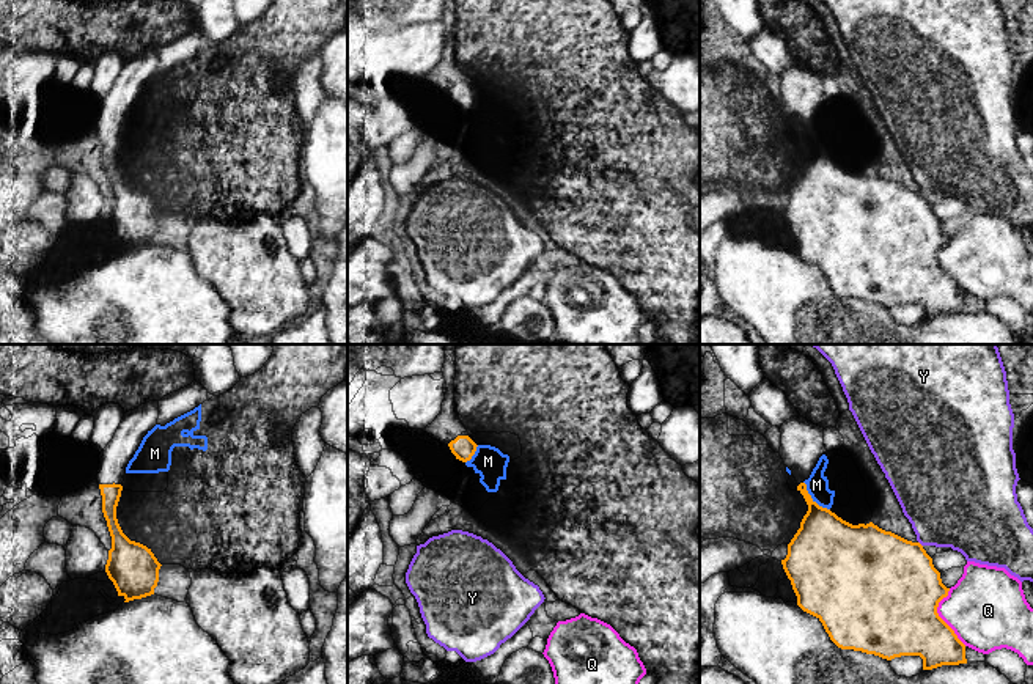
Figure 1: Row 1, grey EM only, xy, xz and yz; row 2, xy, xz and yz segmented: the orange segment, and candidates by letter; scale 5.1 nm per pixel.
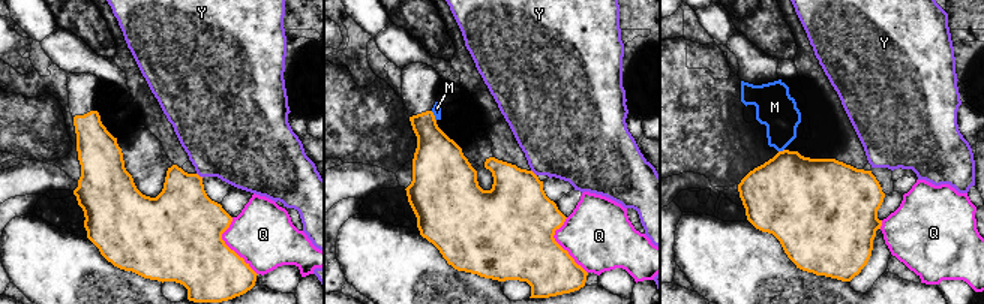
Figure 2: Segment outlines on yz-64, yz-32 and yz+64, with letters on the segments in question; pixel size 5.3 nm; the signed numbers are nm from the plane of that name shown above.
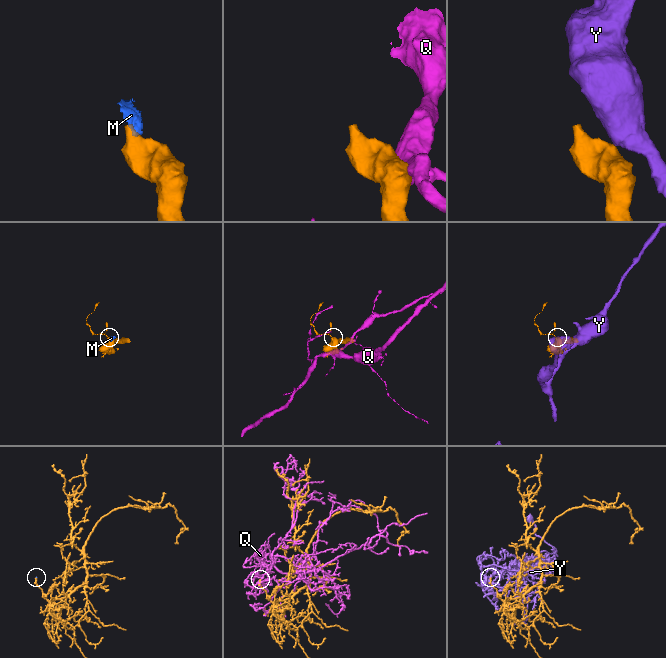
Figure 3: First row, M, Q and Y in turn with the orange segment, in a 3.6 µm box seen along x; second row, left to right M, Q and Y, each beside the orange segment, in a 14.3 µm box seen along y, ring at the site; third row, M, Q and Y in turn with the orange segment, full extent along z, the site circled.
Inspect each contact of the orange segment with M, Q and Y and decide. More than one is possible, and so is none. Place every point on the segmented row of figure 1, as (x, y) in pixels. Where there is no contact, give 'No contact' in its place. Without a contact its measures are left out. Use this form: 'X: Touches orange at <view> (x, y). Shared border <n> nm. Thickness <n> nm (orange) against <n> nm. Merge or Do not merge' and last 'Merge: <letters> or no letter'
M: Touches orange at yz (812, 499). Shared border 200 nm. Thickness 320 nm (orange) against 110 nm. Do not merge
Q: Touches orange at yz (939, 617). Shared border 300 nm. Thickness 460 nm (orange) against 400 nm. Do not merge
Y: Touches orange at yz (920, 544). Shared border 40 nm. Thickness 480 nm (orange) against 420 nm. Do not merge
Merge: no letter

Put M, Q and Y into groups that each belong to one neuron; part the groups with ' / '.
M / Q / Y

